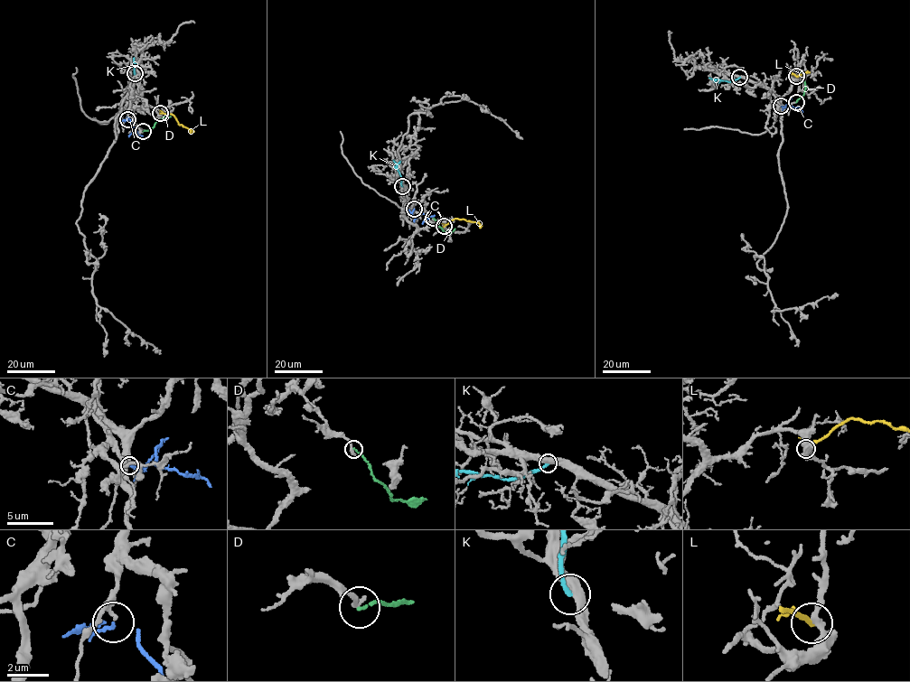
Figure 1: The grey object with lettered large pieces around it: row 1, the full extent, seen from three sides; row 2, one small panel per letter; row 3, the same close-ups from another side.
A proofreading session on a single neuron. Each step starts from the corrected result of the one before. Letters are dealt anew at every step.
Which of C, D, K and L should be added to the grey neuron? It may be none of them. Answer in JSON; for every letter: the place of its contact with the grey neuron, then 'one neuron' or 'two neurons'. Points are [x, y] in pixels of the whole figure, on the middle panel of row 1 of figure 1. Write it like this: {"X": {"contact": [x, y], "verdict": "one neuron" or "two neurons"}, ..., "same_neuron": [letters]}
{"C": {"contact": [414, 209], "verdict": "one neuron"}, "D": {"contact": [433, 218], "verdict": "two neurons"}, "K": {"contact": [402, 186], "verdict": "two neurons"}, "L": {"contact": [444, 226], "verdict": "two neurons"}, "same_neuron": ["C"]}

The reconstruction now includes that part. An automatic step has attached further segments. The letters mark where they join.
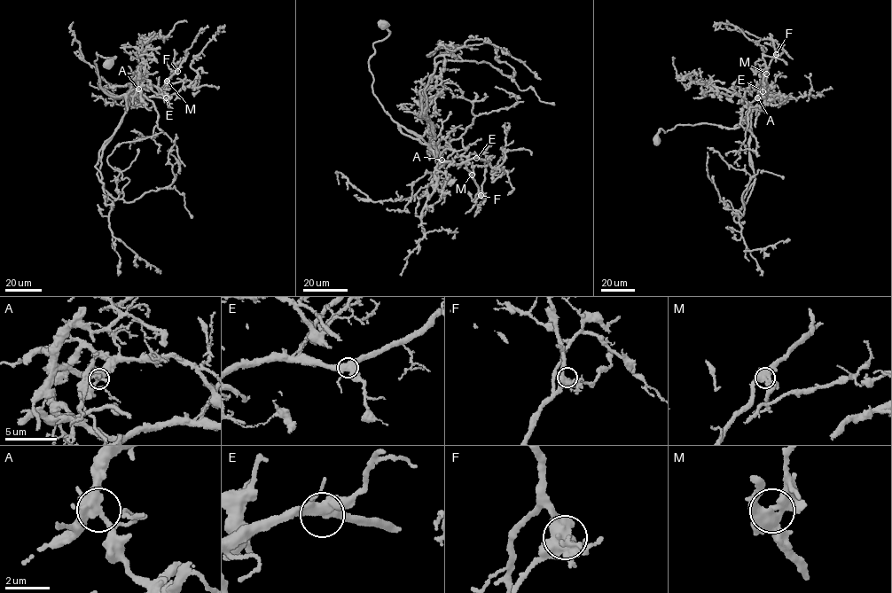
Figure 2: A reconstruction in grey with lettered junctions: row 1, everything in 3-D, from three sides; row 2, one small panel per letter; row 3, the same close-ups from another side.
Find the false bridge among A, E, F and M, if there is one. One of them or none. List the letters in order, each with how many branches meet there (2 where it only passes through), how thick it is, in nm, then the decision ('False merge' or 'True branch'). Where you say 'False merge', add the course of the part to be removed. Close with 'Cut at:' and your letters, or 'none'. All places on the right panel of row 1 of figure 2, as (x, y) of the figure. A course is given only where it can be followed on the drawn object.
A: Branches: 4. Thickness 420 nm. True branch
E: Branches: 4. Thickness 460 nm. True branch
F: Branches: 4. Thickness 500 nm. True branch
M: Branches: 4. Thickness 460 nm. False merge. Course of the part to remove: (766, 74), (762, 105), (734, 128), (740, 118), (750, 126), (755, 177), (740, 218), (719, 202), (708, 152)
Cut at: M

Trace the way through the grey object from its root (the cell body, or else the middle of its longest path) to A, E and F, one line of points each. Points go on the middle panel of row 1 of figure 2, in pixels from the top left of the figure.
A: (384, 23), (389, 34), (373, 43), (368, 63), (373, 93), (392, 120), (418, 135), (441, 159)
E: (384, 23), (389, 34), (373, 43), (368, 63), (373, 93), (384, 112), (440, 160), (476, 158)
F: (384, 23), (389, 34), (373, 43), (368, 63), (373, 93), (402, 133), (440, 160), (465, 163), (481, 195)

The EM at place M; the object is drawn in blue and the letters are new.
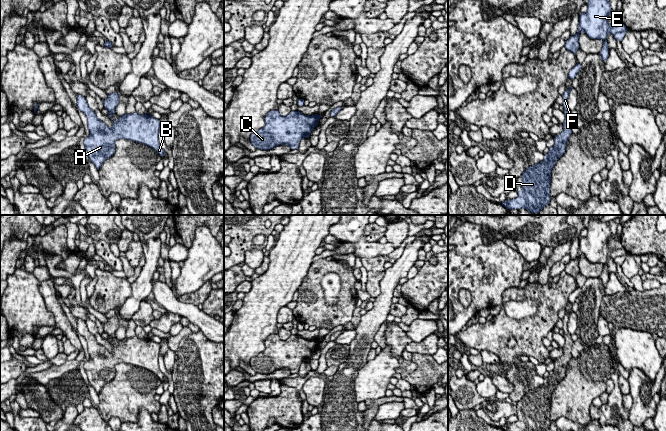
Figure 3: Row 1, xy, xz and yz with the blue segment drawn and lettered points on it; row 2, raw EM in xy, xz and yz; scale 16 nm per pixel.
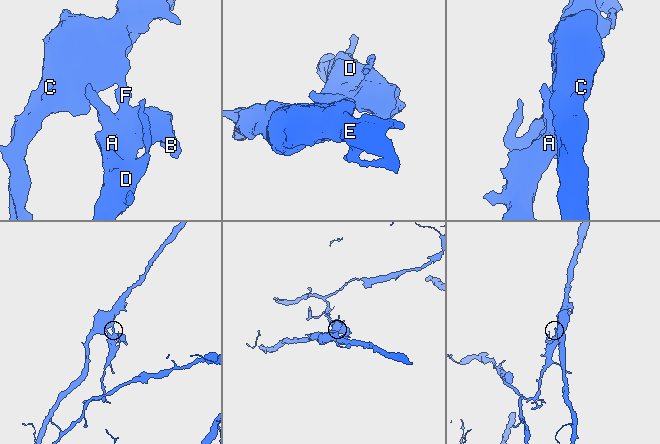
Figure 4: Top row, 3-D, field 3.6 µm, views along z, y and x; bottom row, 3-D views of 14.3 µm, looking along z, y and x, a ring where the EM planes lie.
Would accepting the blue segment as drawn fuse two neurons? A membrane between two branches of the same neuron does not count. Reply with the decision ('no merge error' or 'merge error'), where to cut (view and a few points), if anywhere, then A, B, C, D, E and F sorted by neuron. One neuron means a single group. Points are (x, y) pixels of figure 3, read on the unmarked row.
merge error; cut xz (338, 334), (331, 336); groups A B D F / C E

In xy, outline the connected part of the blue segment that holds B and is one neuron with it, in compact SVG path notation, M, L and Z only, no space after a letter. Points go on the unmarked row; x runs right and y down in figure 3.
M119 316L108 318L103 324L104 332L109 335L109 341L113 346L113 351L109 352L105 346L100 344L95 336L88 330L86 322L76 318L77 332L87 341L87 349L90 360L86 361L83 368L88 376L90 385L100 393L103 386L115 377L115 365L117 363L127 363L153 372L161 382L165 375L160 371L158 358L160 344L137 336L119 340L116 346L112 340L116 338L115 332L119 327Z

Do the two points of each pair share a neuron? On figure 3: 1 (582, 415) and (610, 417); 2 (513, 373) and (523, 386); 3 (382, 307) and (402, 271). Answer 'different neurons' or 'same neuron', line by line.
1: different neurons
2: same neuron
3: same neuron

